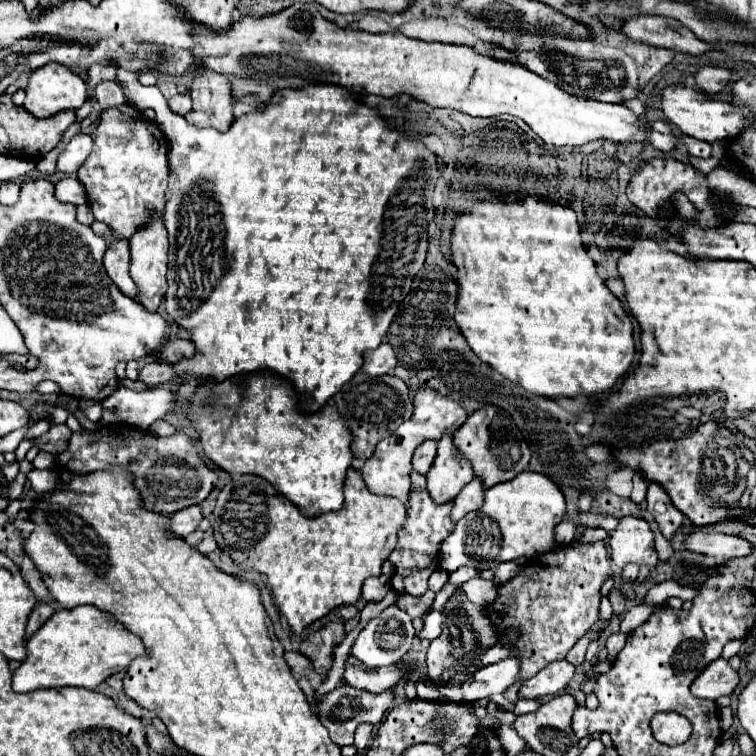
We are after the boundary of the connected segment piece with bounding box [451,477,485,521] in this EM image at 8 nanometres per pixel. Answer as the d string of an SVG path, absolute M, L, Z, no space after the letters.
M473 477L473 481L469 481L455 499L455 505L453 505L453 511L451 511L453 521L459 521L469 511L481 509L483 501L485 501L485 487L483 487L481 479Z

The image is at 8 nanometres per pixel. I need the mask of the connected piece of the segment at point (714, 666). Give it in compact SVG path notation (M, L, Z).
M719 657L717 661L709 663L703 673L691 683L691 691L699 699L717 701L723 695L731 695L739 683L739 673L731 669L731 665Z

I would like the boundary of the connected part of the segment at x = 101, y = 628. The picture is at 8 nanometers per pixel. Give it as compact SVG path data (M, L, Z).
M93 605L55 611L51 619L27 639L27 649L27 659L13 673L13 691L17 693L67 685L95 689L109 675L127 669L137 655L149 655L137 635Z

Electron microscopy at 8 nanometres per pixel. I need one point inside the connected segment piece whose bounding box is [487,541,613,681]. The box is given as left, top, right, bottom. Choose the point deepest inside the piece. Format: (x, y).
(554, 600)

